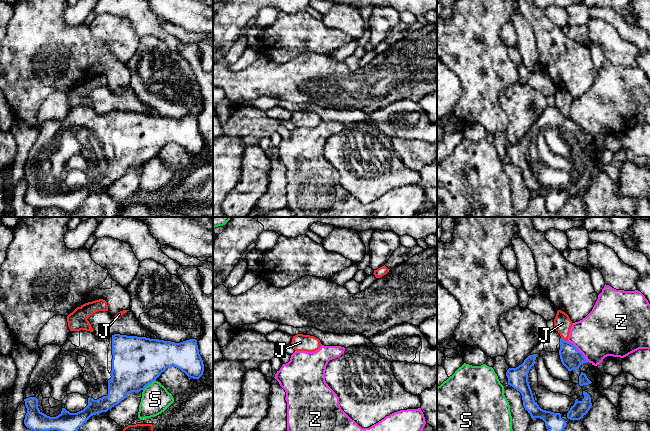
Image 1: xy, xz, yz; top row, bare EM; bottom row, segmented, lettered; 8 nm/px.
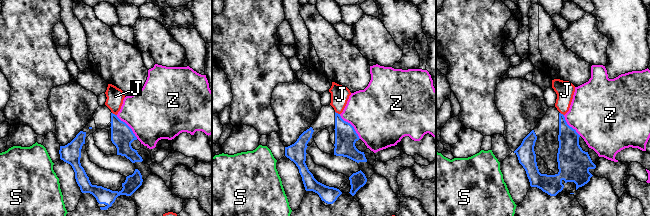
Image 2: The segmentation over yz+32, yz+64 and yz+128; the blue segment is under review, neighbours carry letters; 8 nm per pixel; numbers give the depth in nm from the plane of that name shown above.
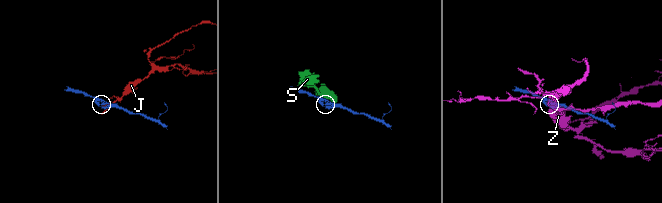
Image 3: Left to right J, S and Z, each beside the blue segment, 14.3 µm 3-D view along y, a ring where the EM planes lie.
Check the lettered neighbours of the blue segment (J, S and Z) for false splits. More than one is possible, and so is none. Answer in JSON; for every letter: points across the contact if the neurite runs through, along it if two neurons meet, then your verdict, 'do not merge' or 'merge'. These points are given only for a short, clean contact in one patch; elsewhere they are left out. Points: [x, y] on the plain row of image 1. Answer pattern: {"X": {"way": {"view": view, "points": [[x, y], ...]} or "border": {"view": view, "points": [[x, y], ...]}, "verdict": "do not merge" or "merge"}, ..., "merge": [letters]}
{"J": {"border": {"view": "yz", "points": [[561, 113], [567, 117]]}, "verdict": "do not merge"}, "S": {"verdict": "do not merge"}, "Z": {"verdict": "do not merge"}, "merge": []}

